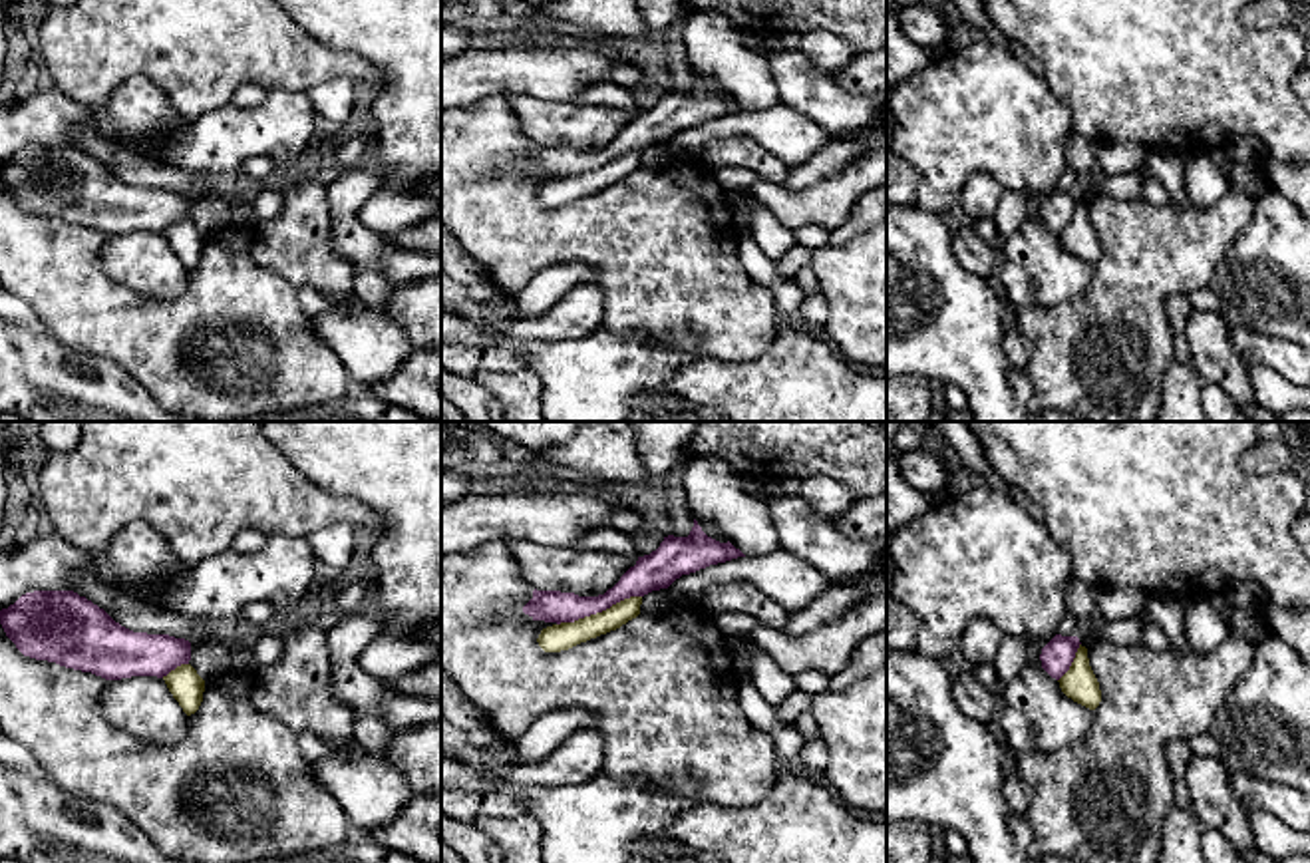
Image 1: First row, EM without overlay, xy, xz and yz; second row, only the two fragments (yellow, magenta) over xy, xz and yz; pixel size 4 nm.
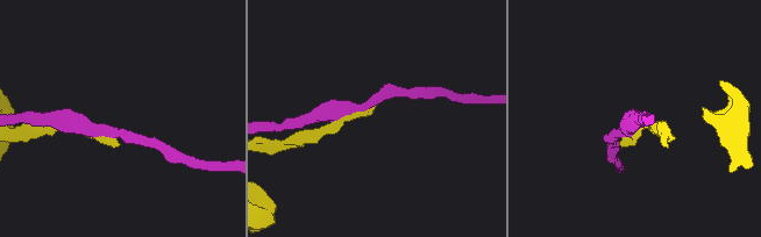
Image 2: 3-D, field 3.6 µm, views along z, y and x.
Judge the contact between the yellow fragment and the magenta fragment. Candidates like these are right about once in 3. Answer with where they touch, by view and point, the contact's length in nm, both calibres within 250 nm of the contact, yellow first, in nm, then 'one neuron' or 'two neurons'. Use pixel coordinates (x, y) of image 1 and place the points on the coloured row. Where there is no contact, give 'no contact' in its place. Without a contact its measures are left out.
meets yellow in xz at (599, 613); contact 360 nm long; 110 nm thick on the yellow side, 140 nm on the other; two neurons

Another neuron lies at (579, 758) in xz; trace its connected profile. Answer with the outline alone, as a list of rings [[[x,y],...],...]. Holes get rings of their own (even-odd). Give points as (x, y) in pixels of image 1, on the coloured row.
[[[580,728],[539,762],[515,762],[499,770],[503,789],[483,795],[481,815],[517,817],[523,803],[517,797],[525,787],[578,785],[602,772],[602,734]]]

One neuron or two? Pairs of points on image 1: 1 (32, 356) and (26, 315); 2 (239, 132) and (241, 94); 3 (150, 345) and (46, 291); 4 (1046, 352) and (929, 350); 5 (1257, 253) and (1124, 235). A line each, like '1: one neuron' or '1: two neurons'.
1: two neurons
2: two neurons
3: one neuron
4: two neurons
5: two neurons

